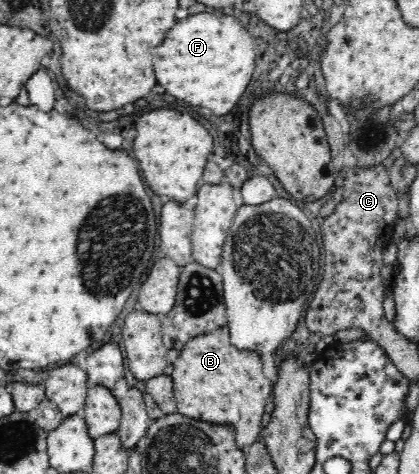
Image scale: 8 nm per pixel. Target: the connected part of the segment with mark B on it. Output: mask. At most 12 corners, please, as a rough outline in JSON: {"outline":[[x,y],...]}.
{"outline":[[227,325],[174,362],[177,412],[260,439],[273,386]]}

